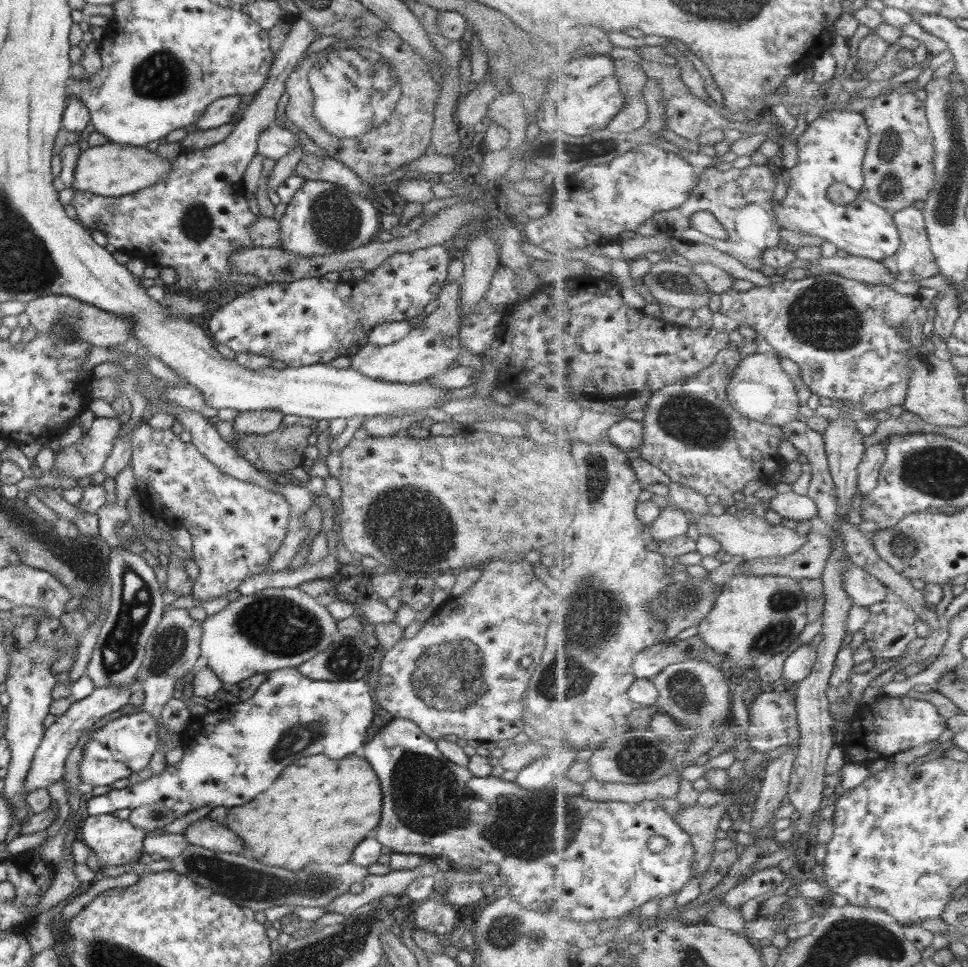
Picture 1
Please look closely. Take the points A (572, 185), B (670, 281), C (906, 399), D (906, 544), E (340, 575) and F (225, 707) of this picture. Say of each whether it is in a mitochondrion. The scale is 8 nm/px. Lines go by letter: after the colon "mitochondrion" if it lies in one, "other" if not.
A: other
B: mitochondrion
C: other
D: mitochondrion
E: other
F: other

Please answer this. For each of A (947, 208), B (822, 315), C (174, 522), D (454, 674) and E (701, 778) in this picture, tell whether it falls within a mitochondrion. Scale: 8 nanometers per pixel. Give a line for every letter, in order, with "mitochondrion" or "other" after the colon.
A: mitochondrion
B: mitochondrion
C: other
D: mitochondrion
E: other

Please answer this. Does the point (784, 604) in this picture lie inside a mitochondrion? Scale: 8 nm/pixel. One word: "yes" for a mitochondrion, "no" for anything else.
yes

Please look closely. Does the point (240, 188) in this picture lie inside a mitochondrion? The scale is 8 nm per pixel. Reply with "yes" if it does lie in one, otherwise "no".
no

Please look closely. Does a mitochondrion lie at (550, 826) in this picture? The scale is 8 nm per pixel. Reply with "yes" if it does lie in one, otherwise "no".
yes

